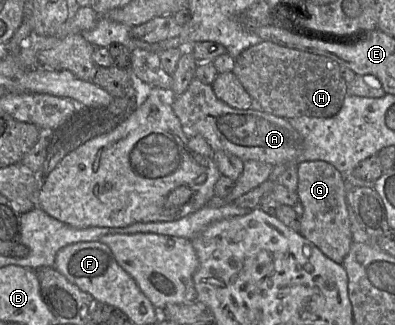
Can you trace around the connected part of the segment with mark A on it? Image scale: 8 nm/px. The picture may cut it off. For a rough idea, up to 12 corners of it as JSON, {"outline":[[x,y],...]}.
{"outline":[[196,77],[173,112],[187,138],[243,162],[294,165],[288,120],[232,108]]}

